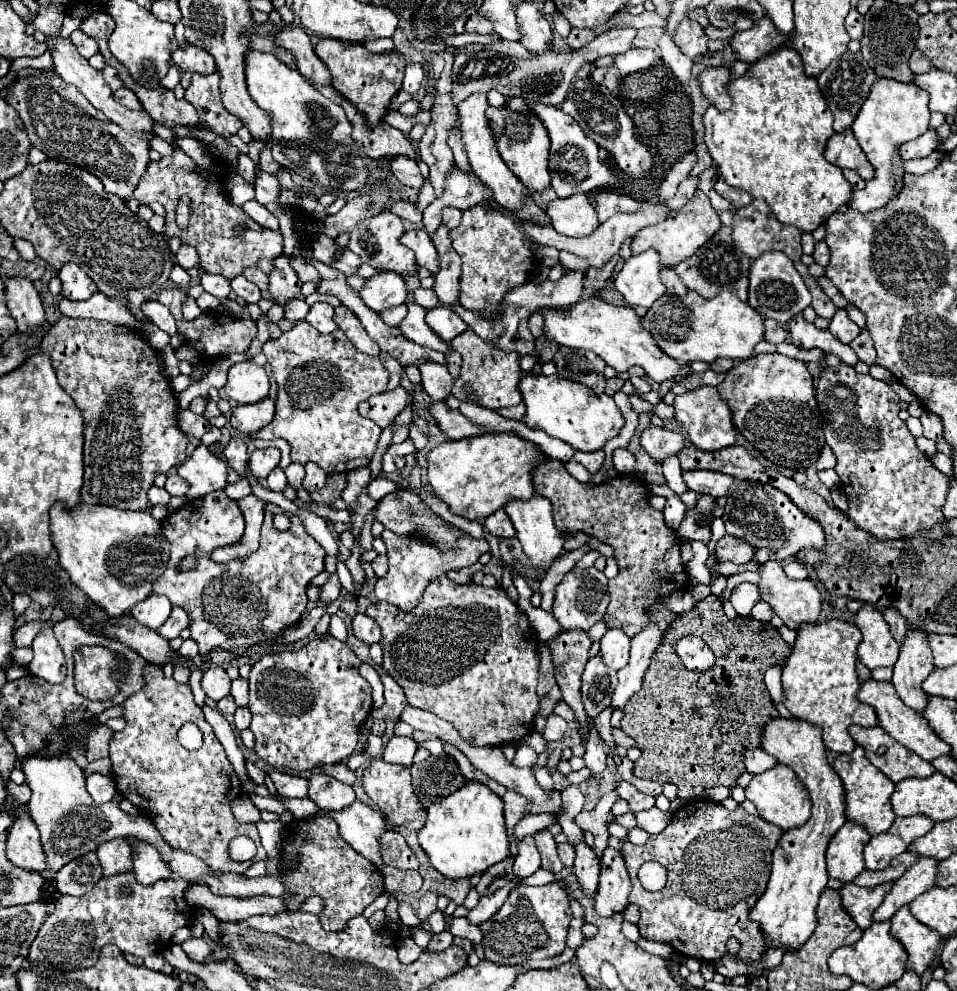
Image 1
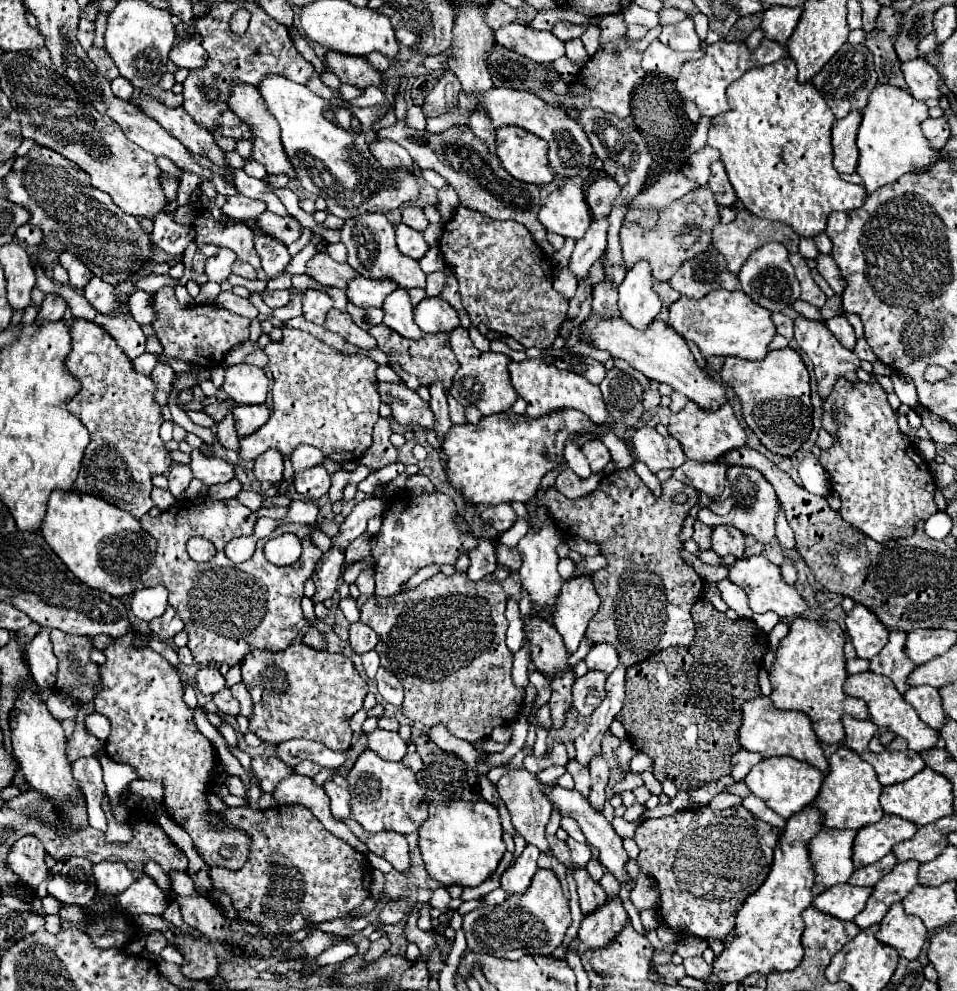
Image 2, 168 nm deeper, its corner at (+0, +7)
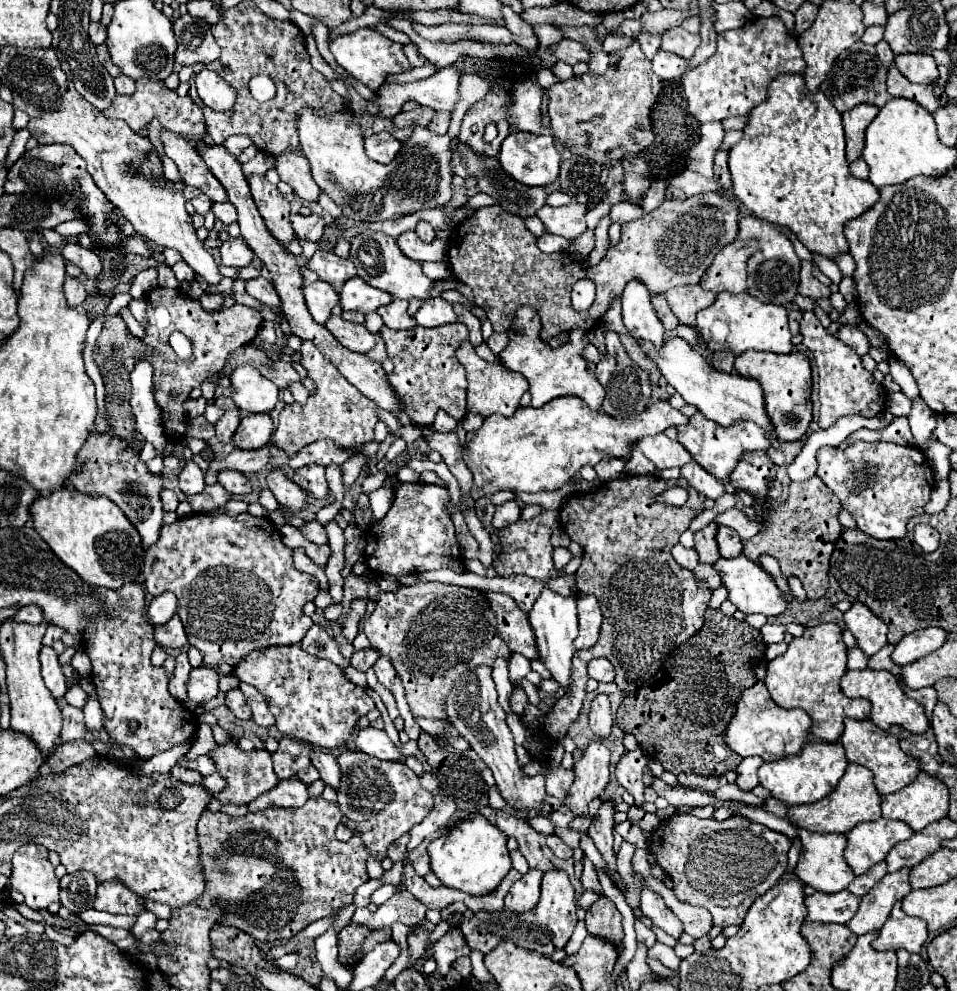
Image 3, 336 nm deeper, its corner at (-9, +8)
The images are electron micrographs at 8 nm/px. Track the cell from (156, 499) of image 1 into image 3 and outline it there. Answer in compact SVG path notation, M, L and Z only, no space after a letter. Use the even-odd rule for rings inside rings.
M162 490L160 500L162 500L162 508L166 512L174 512L178 508L178 498L176 498L176 494L172 490Z

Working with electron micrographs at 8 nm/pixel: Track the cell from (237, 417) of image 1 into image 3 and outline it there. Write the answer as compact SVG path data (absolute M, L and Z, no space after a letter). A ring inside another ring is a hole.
M248 414L240 420L240 426L232 438L232 444L240 450L264 448L272 438L274 424L268 414Z

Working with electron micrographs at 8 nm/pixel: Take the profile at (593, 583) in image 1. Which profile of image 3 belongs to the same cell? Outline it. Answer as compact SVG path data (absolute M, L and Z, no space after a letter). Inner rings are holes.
M590 596L590 602L578 602L578 606L584 608L582 612L582 626L580 626L580 634L576 638L576 648L590 648L596 644L598 634L600 634L600 624L602 624L602 612L600 612L600 604L594 596Z

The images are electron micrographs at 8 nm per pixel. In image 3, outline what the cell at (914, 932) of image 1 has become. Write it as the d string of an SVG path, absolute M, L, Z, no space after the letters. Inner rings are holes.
M900 902L894 904L890 918L882 926L878 938L872 942L874 950L908 950L920 952L928 940L926 922L922 918L912 918L902 912Z

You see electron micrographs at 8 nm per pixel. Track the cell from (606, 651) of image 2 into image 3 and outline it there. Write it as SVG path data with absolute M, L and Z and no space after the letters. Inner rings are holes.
M596 658L588 664L588 676L598 682L614 682L614 668L606 658Z

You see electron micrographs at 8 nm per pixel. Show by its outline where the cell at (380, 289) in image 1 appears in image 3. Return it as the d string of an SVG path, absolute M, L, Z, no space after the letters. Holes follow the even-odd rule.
M350 278L342 290L338 292L340 296L340 306L342 310L356 310L356 312L362 312L362 314L368 314L368 312L374 312L378 310L380 306L386 306L392 302L390 294L378 290L378 288L372 288L368 286L362 278Z

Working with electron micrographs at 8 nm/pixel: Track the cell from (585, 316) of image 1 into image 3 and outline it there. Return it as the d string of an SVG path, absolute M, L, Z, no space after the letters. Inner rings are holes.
M670 338L662 350L656 350L648 342L640 344L646 354L658 364L660 374L666 378L668 384L676 388L676 392L684 398L686 404L696 406L706 418L718 422L720 426L732 426L740 420L750 420L758 424L766 432L774 432L774 426L766 414L762 386L754 378L744 378L740 374L724 374L714 370L686 340Z

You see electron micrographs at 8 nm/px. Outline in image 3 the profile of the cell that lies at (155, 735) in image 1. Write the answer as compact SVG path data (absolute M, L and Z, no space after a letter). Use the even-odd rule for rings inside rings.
M130 582L118 590L92 586L90 592L102 598L104 616L84 618L82 646L92 662L92 682L104 712L104 728L110 738L118 744L130 746L142 758L150 758L172 746L194 740L198 732L196 714L170 696L164 668L150 664L156 640L154 626L146 618L142 586L136 582ZM130 720L138 722L138 730L132 734L128 732Z

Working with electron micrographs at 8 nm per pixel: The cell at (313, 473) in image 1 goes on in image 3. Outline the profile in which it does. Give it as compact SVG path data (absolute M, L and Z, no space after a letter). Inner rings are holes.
M306 466L306 468L298 468L294 470L292 480L306 490L308 494L316 496L316 498L326 498L328 496L328 482L324 476L324 468L322 466Z

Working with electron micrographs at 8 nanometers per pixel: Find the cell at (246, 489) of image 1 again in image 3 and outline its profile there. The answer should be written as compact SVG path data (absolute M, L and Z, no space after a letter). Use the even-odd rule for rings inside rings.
M212 484L212 486L206 486L202 494L196 494L194 498L188 498L188 502L192 504L192 508L196 512L208 512L208 510L218 510L230 498L232 498L232 494L228 494L220 484Z

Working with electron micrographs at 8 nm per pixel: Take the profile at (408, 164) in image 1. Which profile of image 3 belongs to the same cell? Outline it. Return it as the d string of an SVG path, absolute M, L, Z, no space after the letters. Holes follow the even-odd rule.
M380 132L380 134L370 134L364 138L364 150L366 154L376 160L376 162L382 162L382 164L388 164L396 152L400 150L400 142L388 134L388 132Z

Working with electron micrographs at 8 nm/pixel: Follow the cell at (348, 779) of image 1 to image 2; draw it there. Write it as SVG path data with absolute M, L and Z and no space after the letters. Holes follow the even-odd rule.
M301 761L301 763L295 767L295 771L301 773L301 775L315 777L315 775L321 771L321 765L319 765L319 763L313 763L313 761Z

